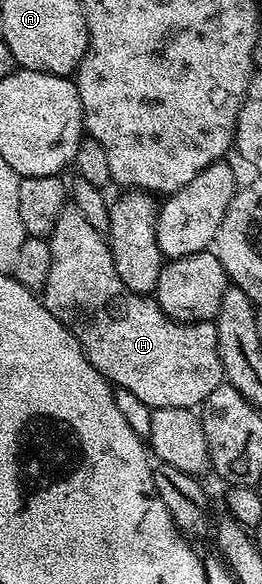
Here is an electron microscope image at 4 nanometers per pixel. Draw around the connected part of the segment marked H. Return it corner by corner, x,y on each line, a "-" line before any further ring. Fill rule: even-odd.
68,203
61,211
61,215
57,215
57,227
53,227
49,240
51,243
51,266
49,267
49,279
41,290
43,305
75,336
77,343
81,343
89,363
93,363
93,367
97,367
97,371
101,371
101,375
106,381
111,382
112,386
131,391
151,410
164,409
165,407
194,410
196,407
202,406
205,399
209,399
209,394
212,391
217,391
217,387
224,384
223,364
219,354
219,340
217,339
217,327
214,320
196,321
194,323
175,321
169,315
165,315
165,311
161,311
159,302
155,300
154,296
129,291
129,287
125,287
125,283
121,283
121,279
117,275
117,267
113,263
108,238
104,234
98,233
93,227
89,227
85,215
81,215
81,211
77,211
74,203

